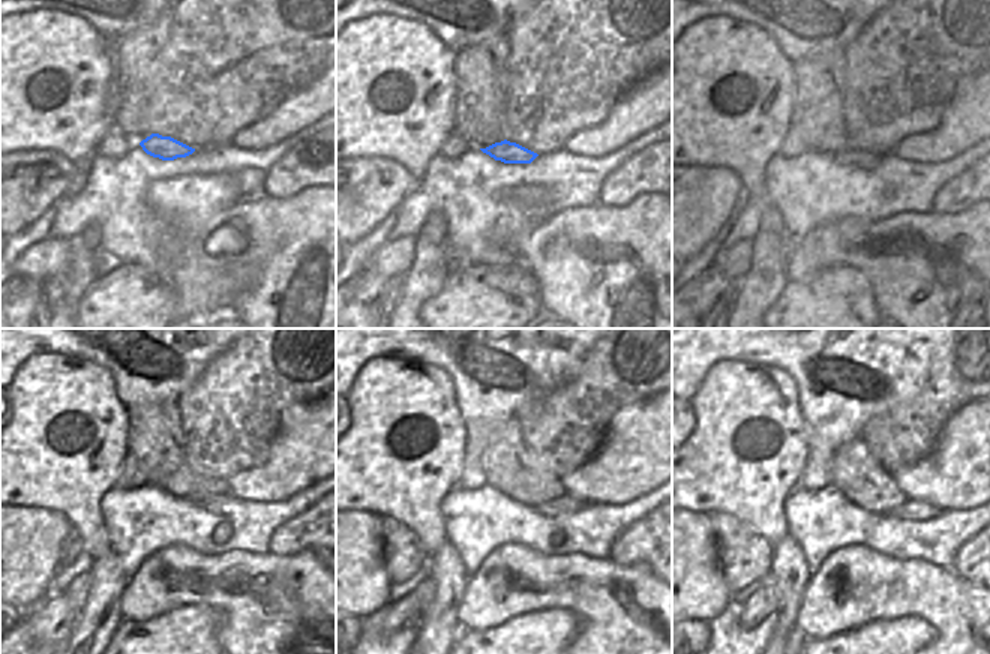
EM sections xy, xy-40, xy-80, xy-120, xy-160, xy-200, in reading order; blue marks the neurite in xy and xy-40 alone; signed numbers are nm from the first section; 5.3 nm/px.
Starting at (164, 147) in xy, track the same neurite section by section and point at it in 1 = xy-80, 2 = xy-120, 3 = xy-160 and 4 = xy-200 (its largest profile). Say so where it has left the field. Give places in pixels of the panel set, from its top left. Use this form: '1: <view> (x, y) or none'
1: xy-80 (852, 156)
2: xy-120 (210, 503)
3: xy-160 (566, 504)
4: xy-200 (911, 509)

